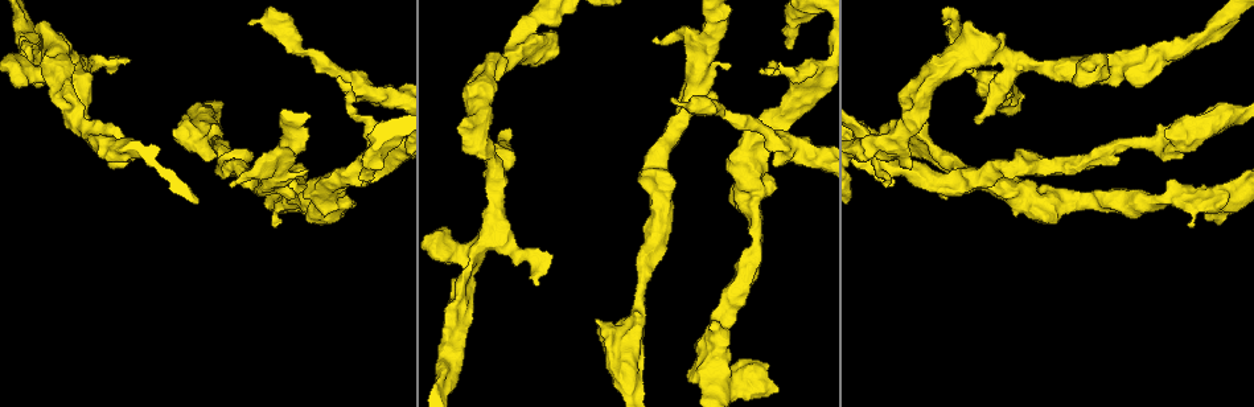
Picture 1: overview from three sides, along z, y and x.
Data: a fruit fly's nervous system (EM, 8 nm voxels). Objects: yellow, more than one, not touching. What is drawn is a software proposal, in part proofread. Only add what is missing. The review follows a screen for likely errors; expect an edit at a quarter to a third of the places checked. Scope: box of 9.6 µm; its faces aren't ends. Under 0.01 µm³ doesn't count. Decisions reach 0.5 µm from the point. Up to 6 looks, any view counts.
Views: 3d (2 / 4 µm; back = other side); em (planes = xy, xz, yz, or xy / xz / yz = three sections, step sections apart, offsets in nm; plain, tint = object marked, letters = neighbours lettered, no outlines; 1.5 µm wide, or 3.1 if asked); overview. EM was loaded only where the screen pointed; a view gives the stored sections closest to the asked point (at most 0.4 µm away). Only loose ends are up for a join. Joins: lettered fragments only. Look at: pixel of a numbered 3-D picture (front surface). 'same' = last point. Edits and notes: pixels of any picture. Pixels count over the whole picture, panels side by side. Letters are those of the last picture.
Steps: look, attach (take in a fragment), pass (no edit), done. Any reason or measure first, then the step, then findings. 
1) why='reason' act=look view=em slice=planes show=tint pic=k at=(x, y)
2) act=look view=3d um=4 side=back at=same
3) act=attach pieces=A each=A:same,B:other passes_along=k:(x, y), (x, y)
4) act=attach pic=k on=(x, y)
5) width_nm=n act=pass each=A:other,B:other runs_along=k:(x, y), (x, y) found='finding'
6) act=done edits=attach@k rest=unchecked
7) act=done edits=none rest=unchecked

why='an open end' act=look view=em slice=planes show=letters pic=1 at=(338, 79)

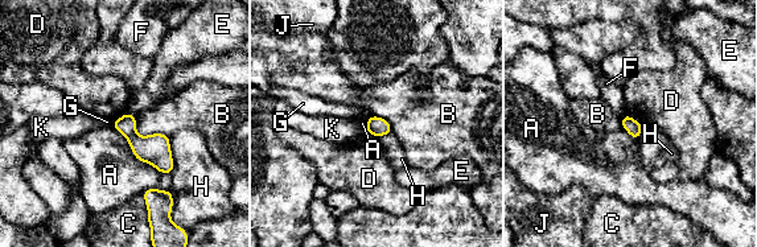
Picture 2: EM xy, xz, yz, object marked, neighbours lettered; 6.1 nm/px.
width_nm=90 act=pass each=A:other,B:other,C:other,D:other,E:other,F:other,G:other,H:other,J:other,K:other found='none of them fits'

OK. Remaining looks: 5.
why='end of a long branch' act=look view=3d um=4 pic=1 at=(672, 97)

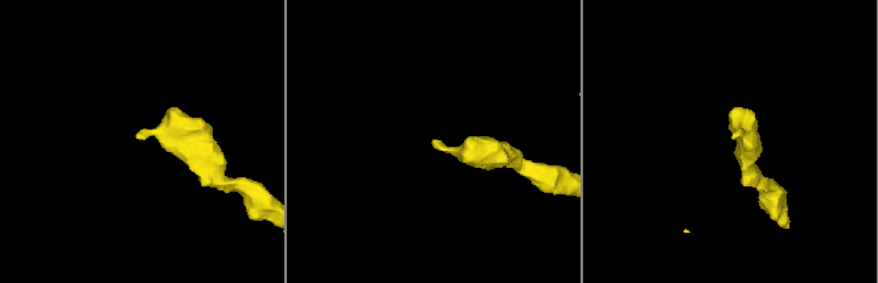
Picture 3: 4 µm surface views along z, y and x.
act=look view=em slice=planes show=letters pic=3 at=(140, 139)

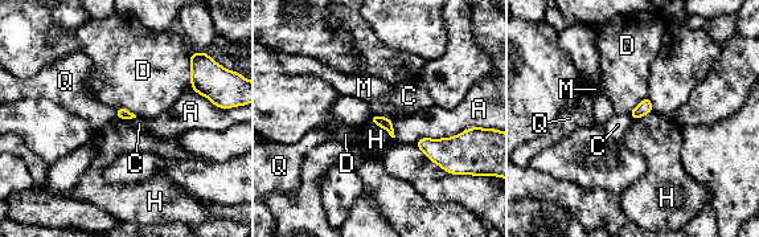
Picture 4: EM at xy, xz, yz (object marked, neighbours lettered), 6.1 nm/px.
act=pass each=A:other,C:other,D:other,H:other,M:other,Q:other border=4:(369, 121), (381, 126), (394, 138) found='none of them fits'

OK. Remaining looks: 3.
why='free end' act=look view=em slice=planes show=letters pic=1 at=(651, 41)

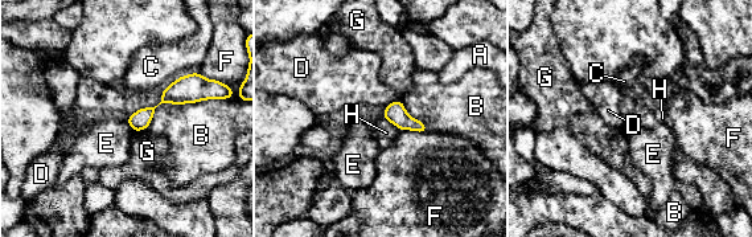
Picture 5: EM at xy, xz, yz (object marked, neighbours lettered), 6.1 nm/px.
act=pass each=A:other,B:other,C:other,D:other,E:other,F:other,G:other,H:other runs_along=5:(201, 90), (171, 94), (131, 121) found='no lettered fragment goes on from it'

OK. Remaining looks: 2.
act=done edits=none rest=unchecked

